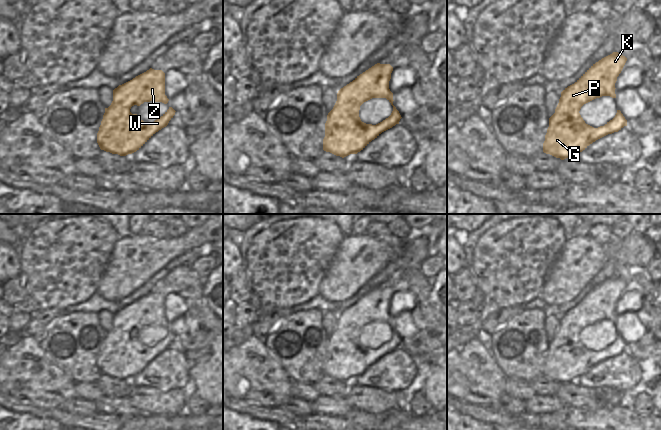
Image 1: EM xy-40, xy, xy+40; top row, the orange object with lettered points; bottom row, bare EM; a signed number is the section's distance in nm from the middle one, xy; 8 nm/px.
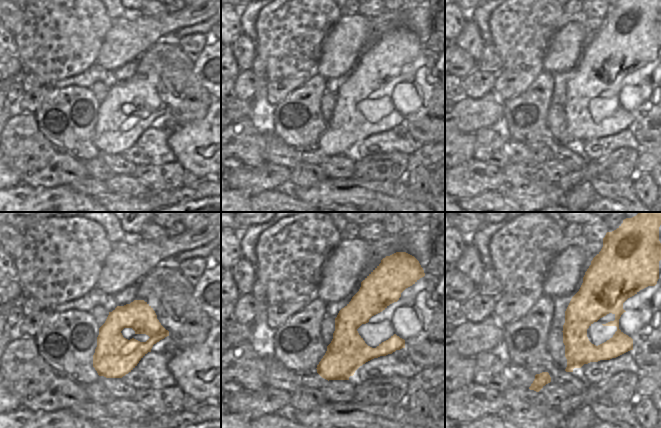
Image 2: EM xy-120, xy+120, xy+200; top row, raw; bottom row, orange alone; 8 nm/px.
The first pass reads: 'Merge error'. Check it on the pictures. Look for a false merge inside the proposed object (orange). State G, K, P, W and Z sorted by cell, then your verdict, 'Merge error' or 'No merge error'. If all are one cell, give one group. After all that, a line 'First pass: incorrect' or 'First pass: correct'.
Groups: G K P W Z. No merge error.
First pass: incorrect

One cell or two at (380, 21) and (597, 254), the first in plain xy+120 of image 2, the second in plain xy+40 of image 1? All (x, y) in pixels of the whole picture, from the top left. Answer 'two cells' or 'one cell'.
two cells

